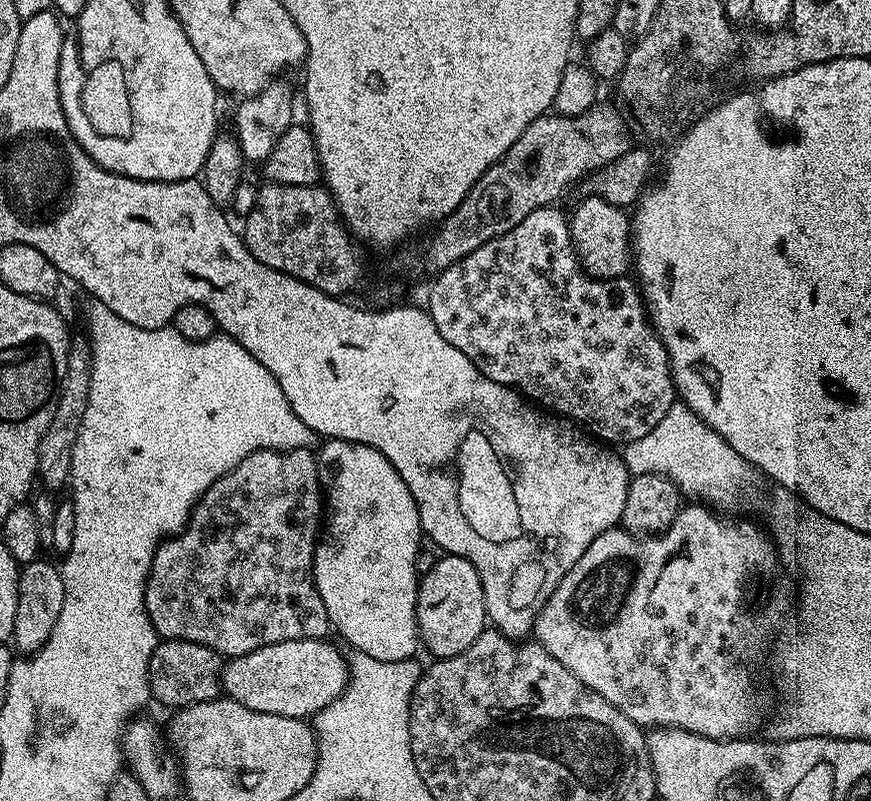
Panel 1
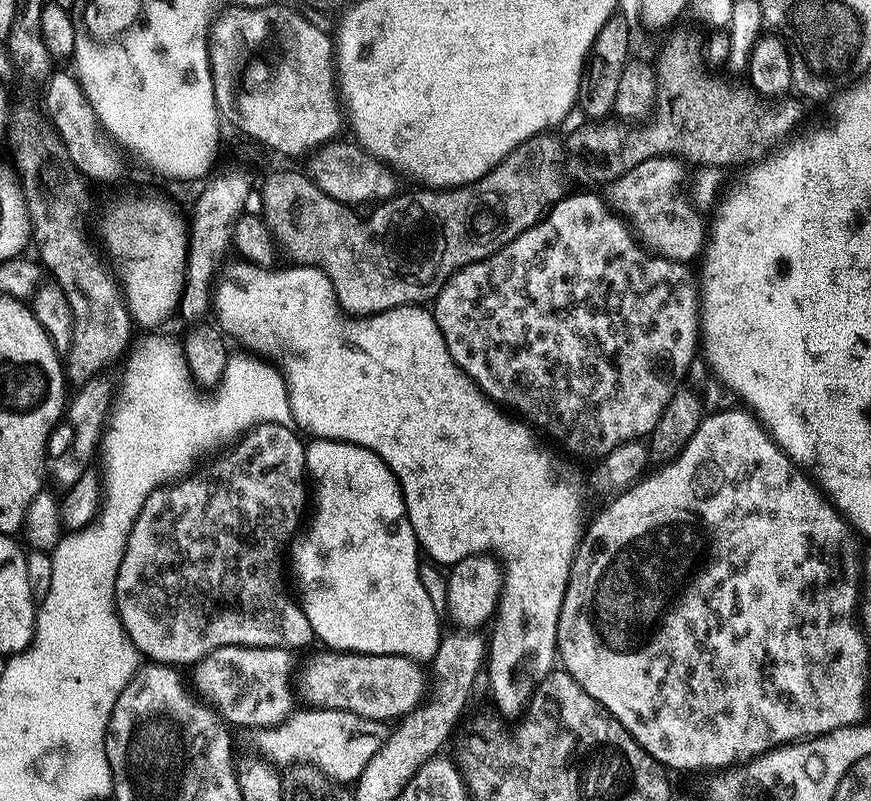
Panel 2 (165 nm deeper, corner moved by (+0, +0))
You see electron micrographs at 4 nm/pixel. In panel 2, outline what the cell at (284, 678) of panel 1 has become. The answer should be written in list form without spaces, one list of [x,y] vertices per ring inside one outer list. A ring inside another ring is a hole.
[[[320,650],[296,676],[296,690],[309,707],[346,709],[371,720],[390,722],[419,707],[426,692],[426,676],[415,661],[402,655],[366,655],[337,650]]]

